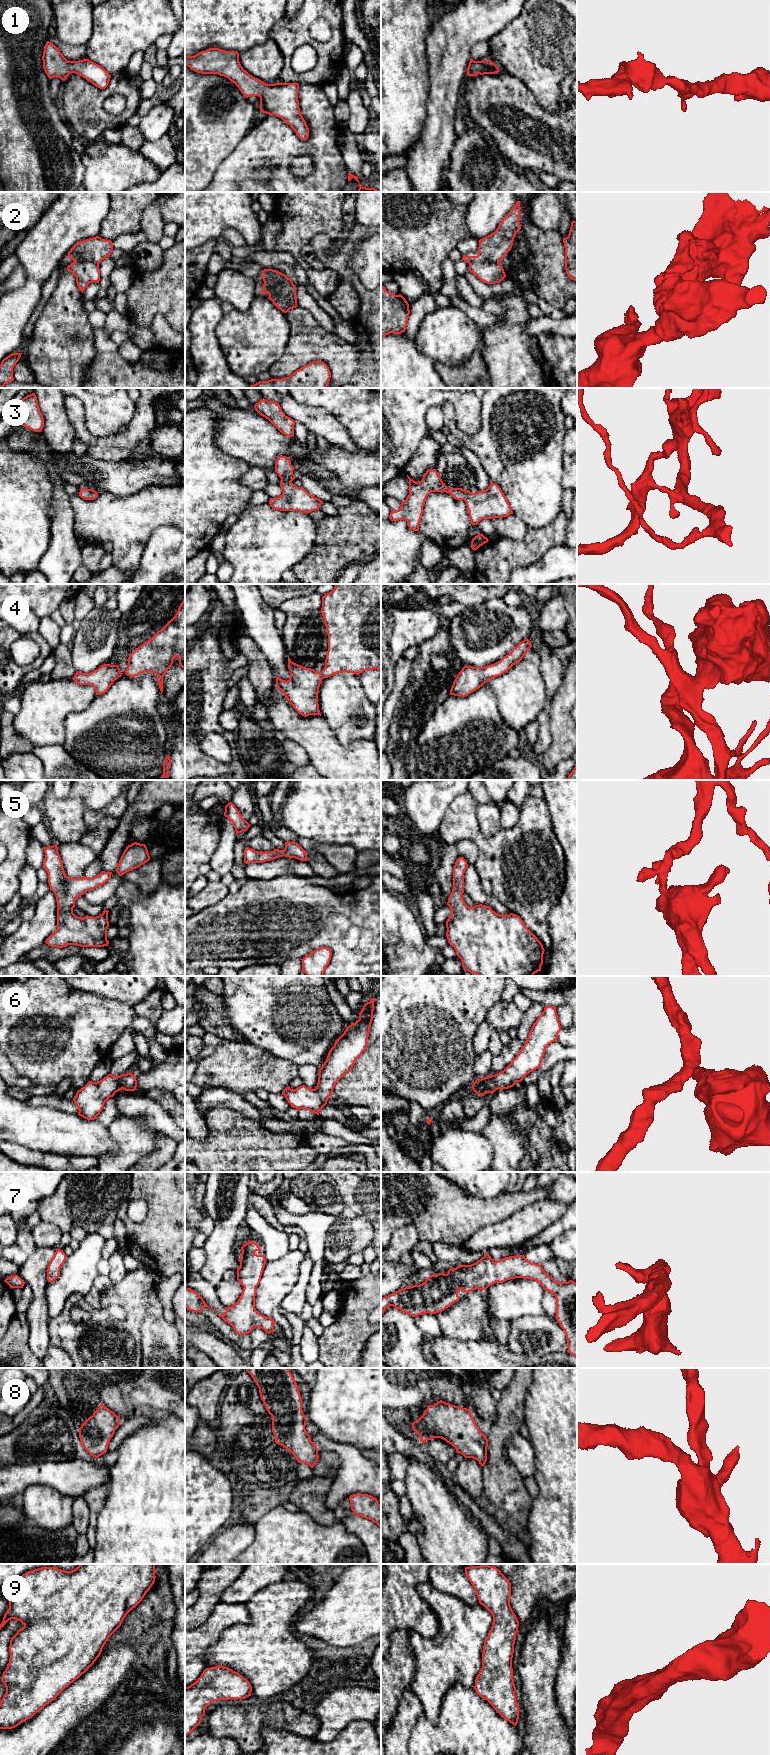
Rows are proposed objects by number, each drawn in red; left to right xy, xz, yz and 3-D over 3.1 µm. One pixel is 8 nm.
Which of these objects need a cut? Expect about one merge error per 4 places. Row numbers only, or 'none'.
2

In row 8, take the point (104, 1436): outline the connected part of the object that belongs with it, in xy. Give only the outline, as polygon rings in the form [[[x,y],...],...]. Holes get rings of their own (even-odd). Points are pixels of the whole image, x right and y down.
[[[101,1403],[79,1428],[79,1438],[84,1449],[95,1458],[106,1453],[119,1423],[119,1417]]]

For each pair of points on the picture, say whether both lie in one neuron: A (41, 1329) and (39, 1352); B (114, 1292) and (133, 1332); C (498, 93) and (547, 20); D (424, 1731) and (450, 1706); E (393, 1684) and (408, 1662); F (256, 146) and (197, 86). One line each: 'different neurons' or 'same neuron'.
A: same neuron
B: same neuron
C: different neurons
D: same neuron
E: same neuron
F: different neurons

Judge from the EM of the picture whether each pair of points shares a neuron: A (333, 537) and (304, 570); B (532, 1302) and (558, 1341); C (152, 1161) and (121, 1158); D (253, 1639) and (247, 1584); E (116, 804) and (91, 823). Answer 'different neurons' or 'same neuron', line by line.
A: same neuron
B: different neurons
C: different neurons
D: different neurons
E: same neuron

